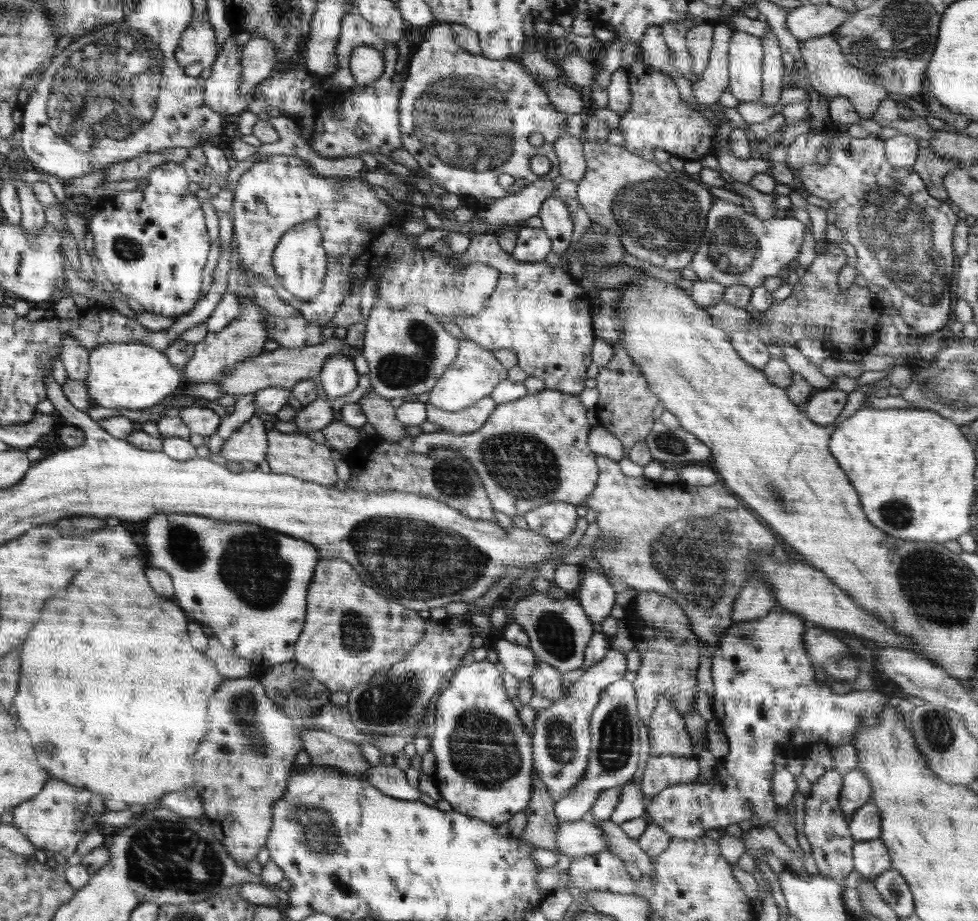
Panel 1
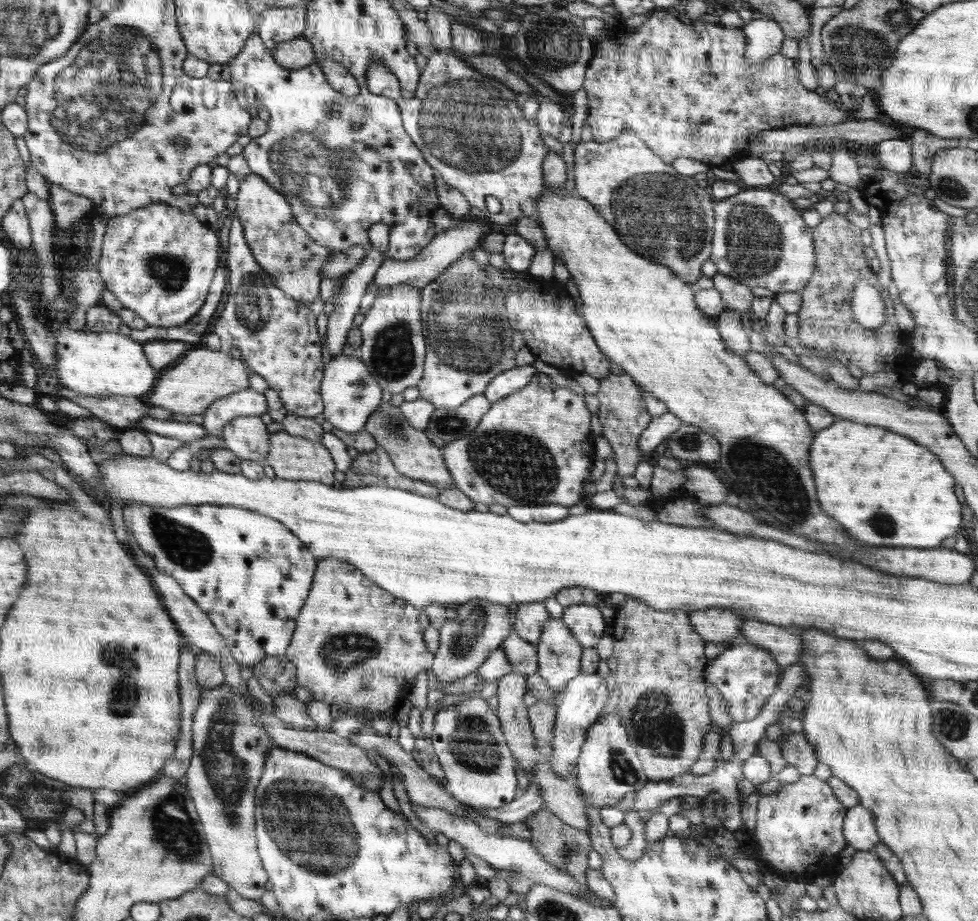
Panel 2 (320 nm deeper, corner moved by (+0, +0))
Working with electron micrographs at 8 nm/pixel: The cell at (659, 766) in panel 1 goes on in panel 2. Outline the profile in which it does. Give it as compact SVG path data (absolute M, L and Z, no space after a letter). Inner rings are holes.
M628 597L624 606L616 608L614 618L610 621L612 628L610 634L613 638L613 654L607 659L609 672L613 674L616 686L620 689L620 696L618 696L618 706L616 706L616 713L622 717L622 725L626 727L628 739L636 749L638 759L641 761L642 769L648 777L648 781L668 781L675 776L680 776L684 773L690 772L692 767L700 755L702 755L702 748L705 745L705 738L710 731L709 718L709 698L706 696L706 688L708 684L703 678L703 670L708 661L704 656L705 640L700 636L690 624L688 612L686 610L672 609L669 611L662 611L656 608L650 608L645 602L634 597Z

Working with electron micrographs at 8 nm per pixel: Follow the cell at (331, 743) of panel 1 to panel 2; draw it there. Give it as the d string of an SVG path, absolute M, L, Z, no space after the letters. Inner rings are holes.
M271 696L274 700L274 713L284 724L288 724L296 732L317 731L317 724L310 718L307 712L307 704L293 696Z

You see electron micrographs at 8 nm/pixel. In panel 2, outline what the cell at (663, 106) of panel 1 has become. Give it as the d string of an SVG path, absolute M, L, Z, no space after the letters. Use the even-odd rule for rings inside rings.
M655 10L648 15L644 23L631 31L624 28L623 22L613 22L608 25L607 37L596 43L593 47L593 57L588 64L583 80L583 88L588 98L589 112L587 123L591 126L593 140L599 143L608 142L618 138L623 132L632 131L656 156L659 156L666 164L670 164L676 158L688 157L699 160L709 166L723 166L733 164L749 156L750 141L763 132L774 128L788 128L789 126L832 126L851 120L848 117L850 112L856 110L847 109L841 102L830 103L824 95L804 88L798 80L796 60L785 58L778 52L761 62L761 69L752 74L749 71L749 64L745 57L745 36L744 31L738 28L726 28L720 23L694 22L692 25L682 23L677 17L672 16L667 10Z

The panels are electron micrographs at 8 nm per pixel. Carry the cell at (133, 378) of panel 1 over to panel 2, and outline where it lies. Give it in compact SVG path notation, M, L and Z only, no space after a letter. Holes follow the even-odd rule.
M68 324L62 325L56 338L56 360L53 366L62 386L88 396L142 396L148 394L156 382L156 372L148 364L144 344L134 341L131 337L117 332L88 332L73 329Z

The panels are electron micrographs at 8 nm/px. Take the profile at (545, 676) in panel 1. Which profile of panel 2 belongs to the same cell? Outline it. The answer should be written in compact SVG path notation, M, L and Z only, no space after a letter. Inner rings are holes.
M512 630L506 640L502 642L501 647L506 653L506 658L512 664L514 673L532 675L537 672L537 645L524 640Z

